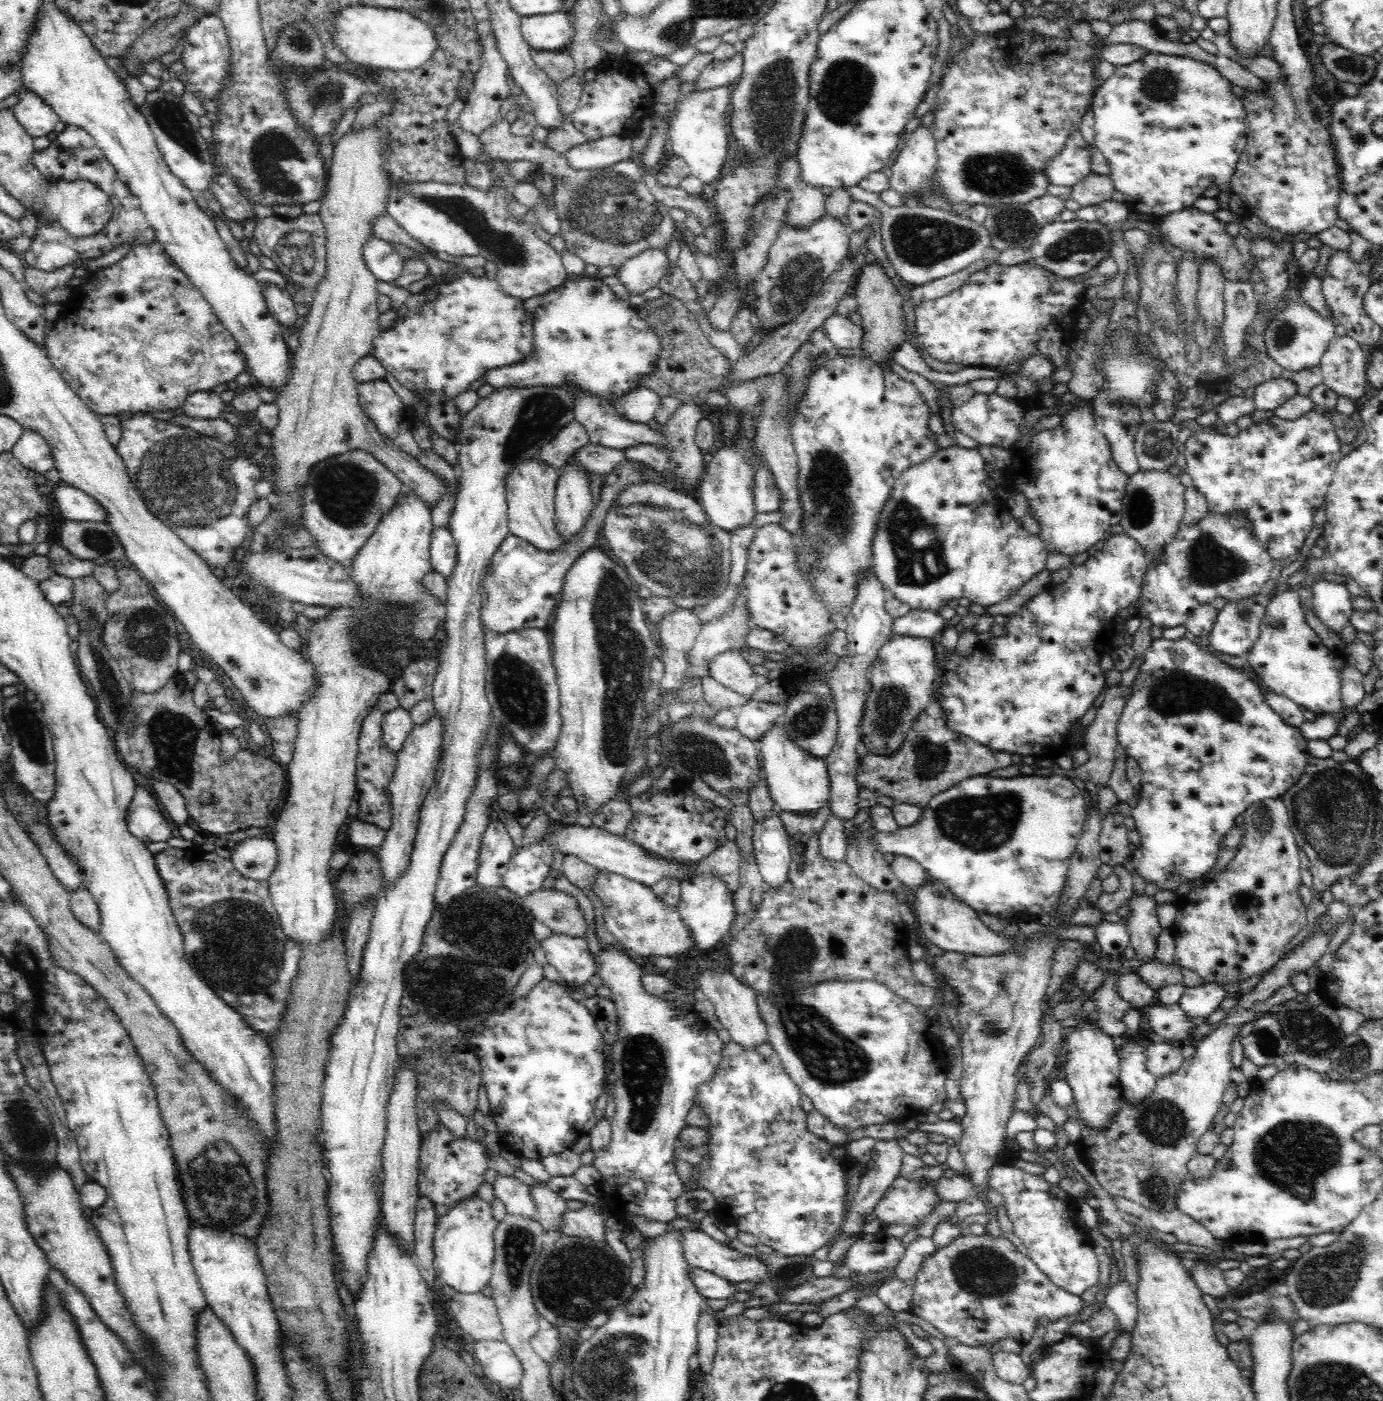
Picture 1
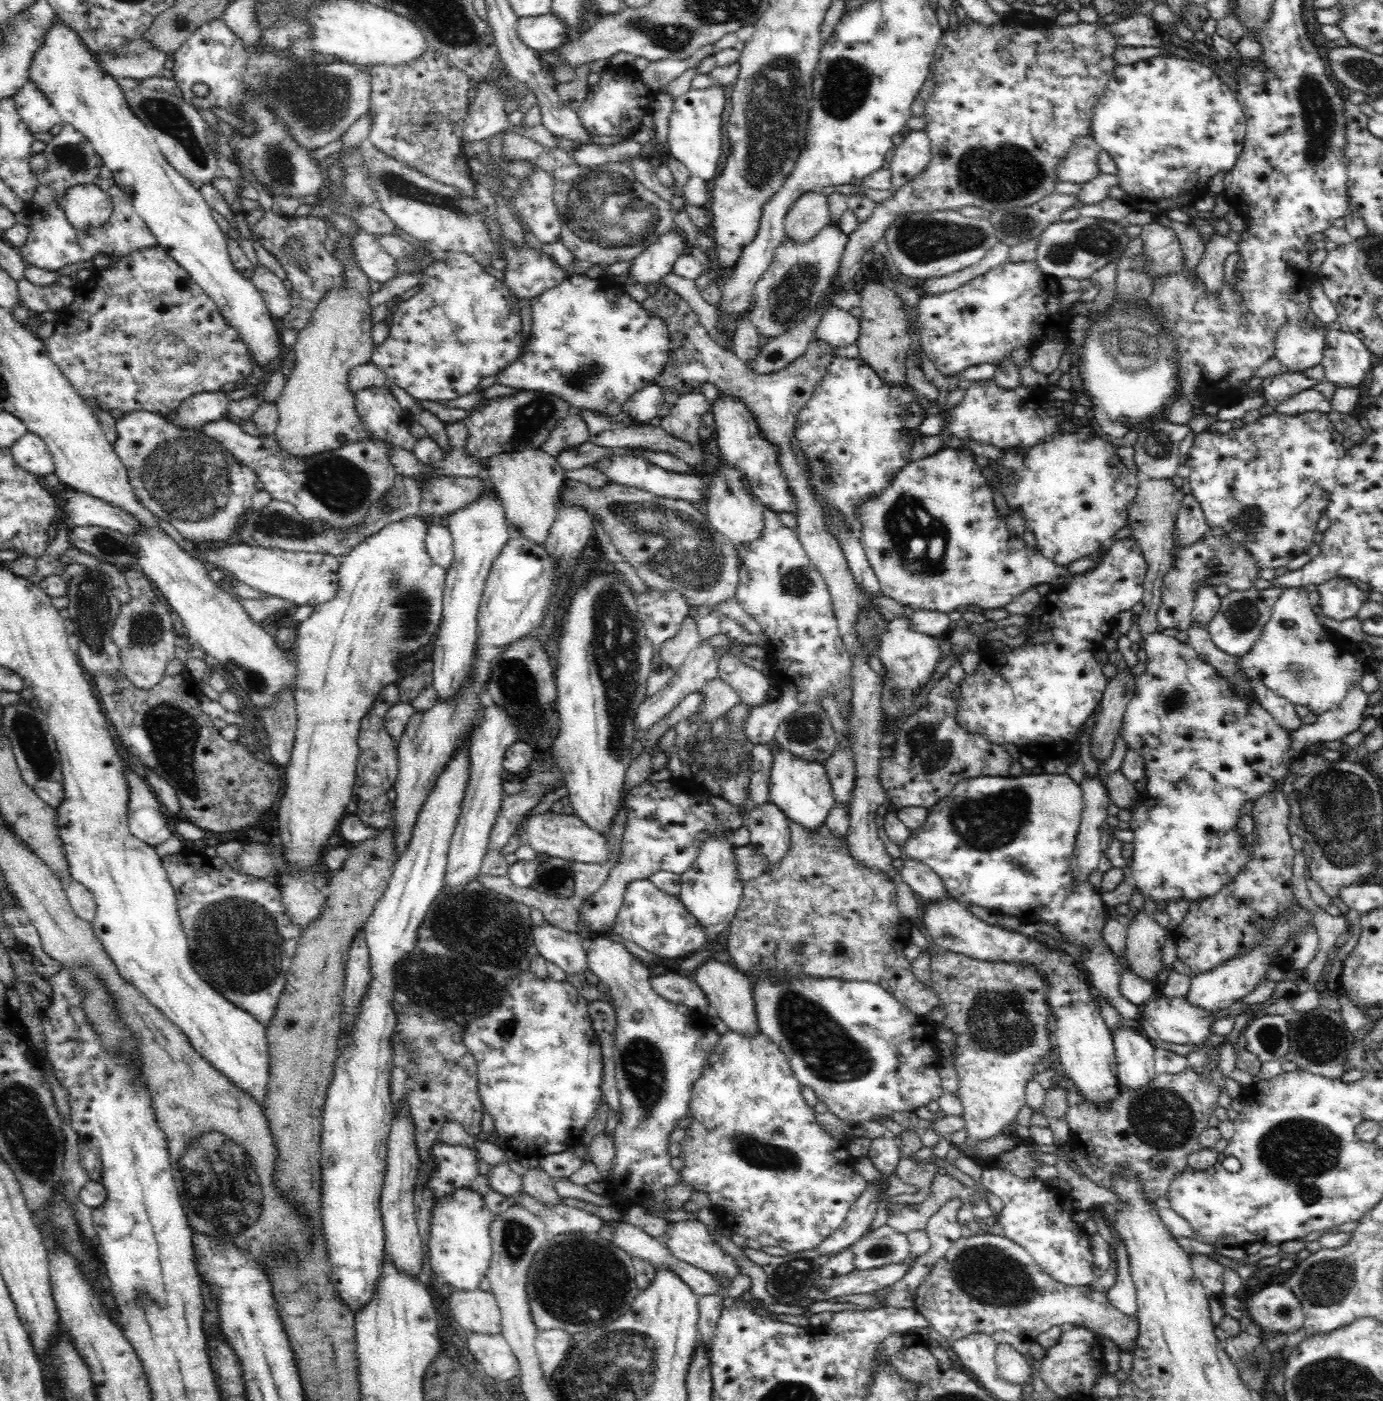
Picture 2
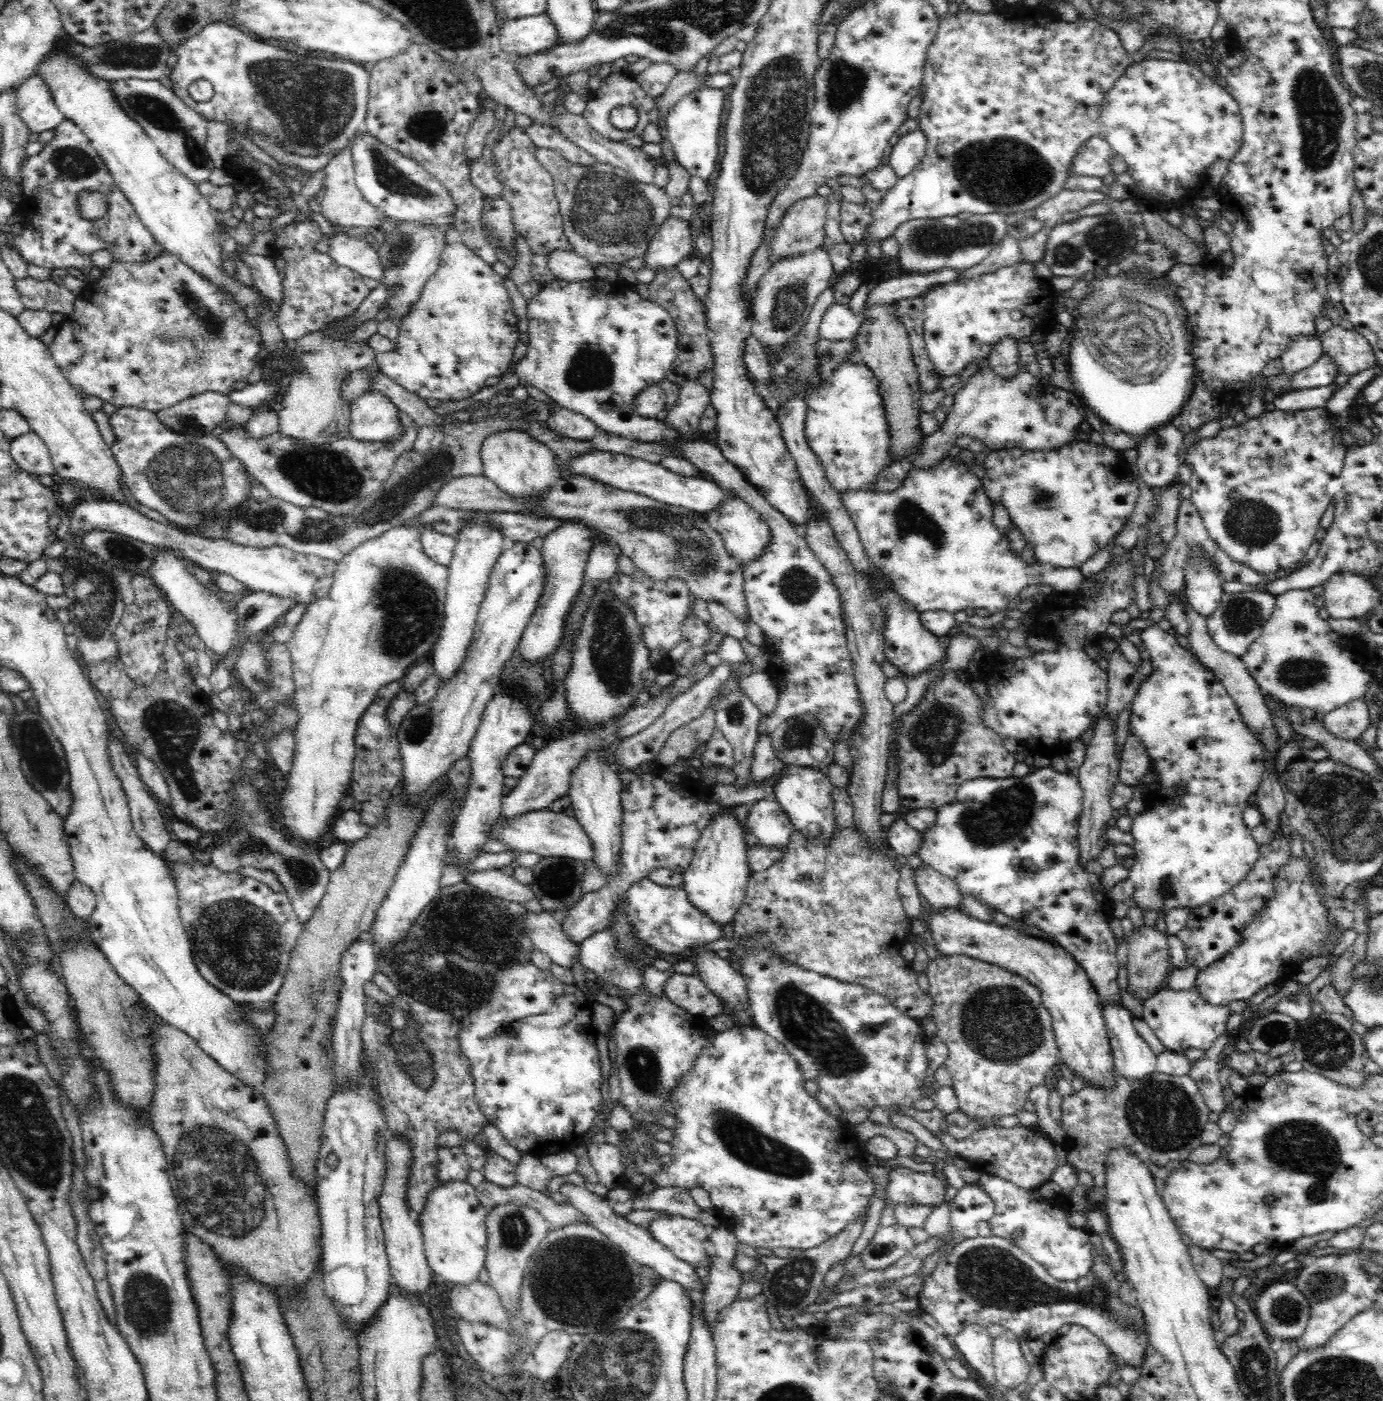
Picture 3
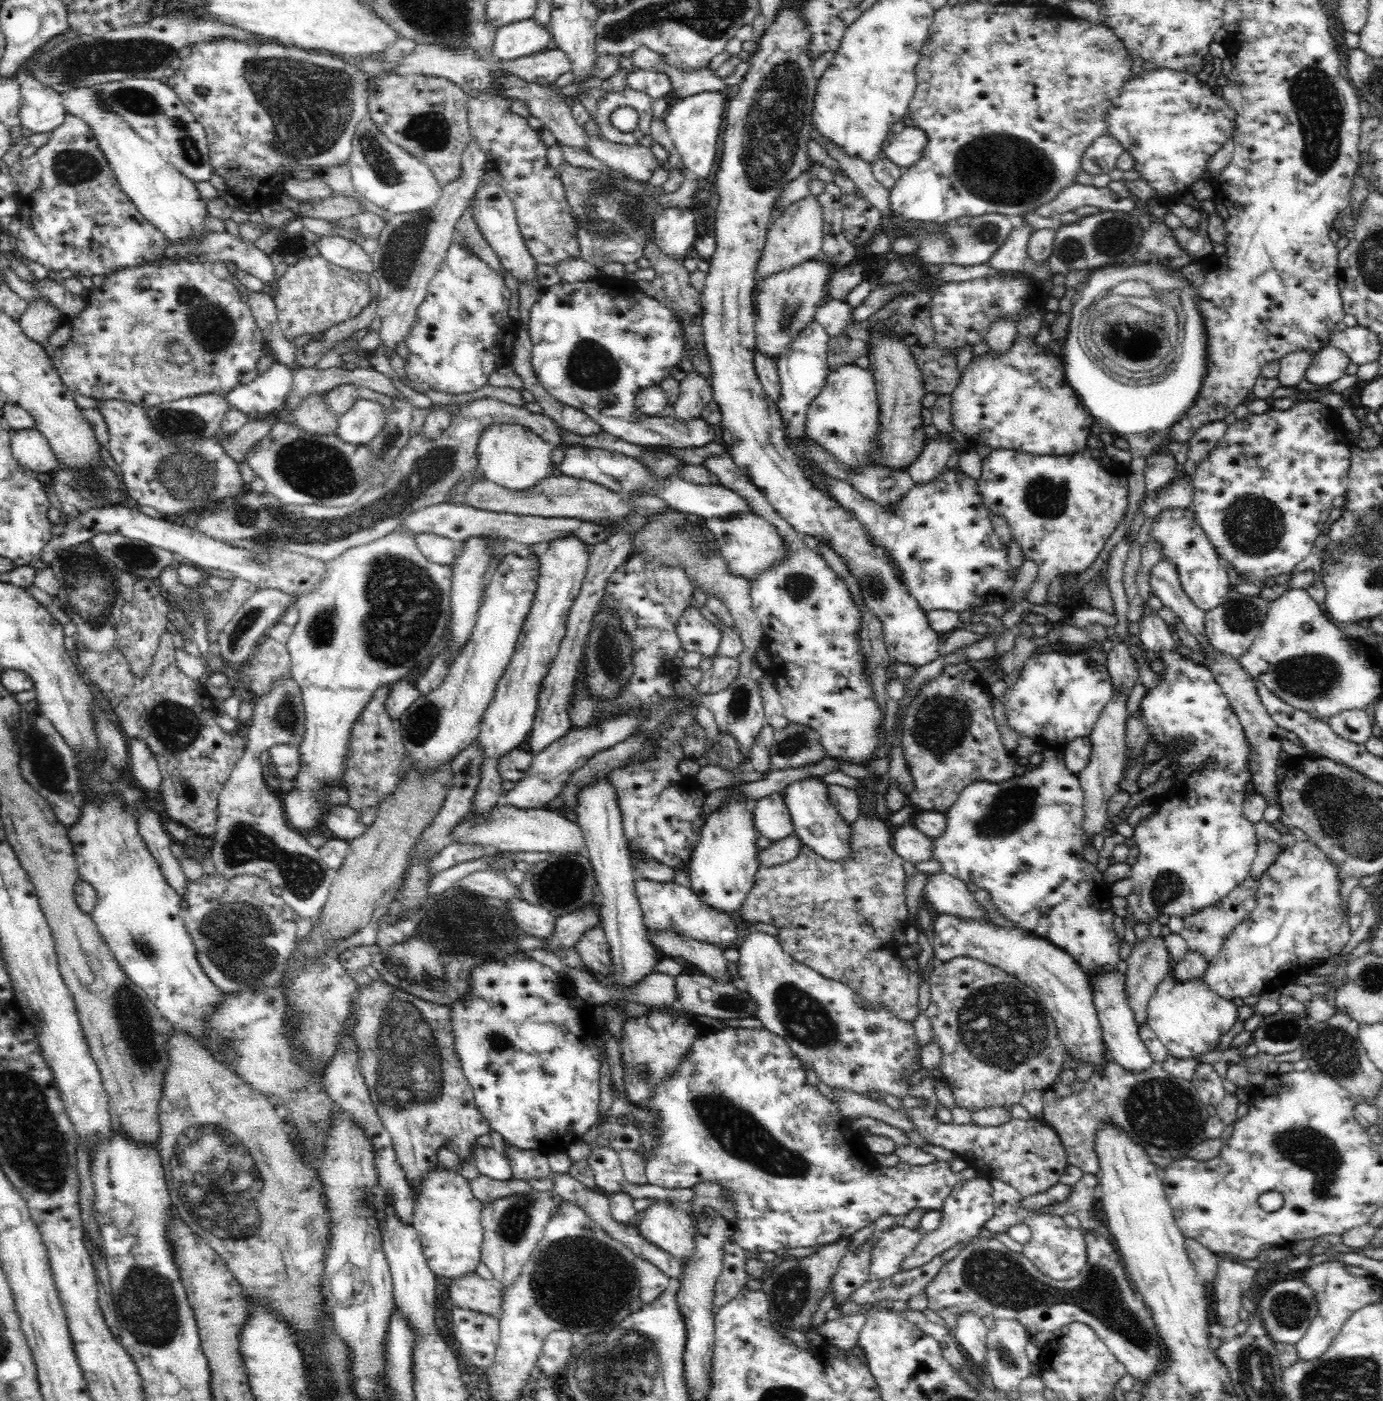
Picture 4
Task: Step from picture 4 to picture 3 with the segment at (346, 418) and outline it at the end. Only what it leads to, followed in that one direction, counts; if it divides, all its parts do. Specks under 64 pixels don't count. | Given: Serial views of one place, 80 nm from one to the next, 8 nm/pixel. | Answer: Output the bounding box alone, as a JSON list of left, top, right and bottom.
[349,389,405,442]

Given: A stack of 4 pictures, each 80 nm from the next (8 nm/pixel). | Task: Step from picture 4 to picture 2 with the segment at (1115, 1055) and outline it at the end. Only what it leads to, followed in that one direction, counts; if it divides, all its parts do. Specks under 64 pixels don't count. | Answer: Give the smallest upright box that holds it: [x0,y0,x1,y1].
[1113,1028,1157,1090]

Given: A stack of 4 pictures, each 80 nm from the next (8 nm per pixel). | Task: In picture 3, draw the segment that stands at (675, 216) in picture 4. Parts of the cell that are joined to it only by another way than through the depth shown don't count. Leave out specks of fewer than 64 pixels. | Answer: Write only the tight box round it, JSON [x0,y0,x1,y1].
[640,217,695,276]

